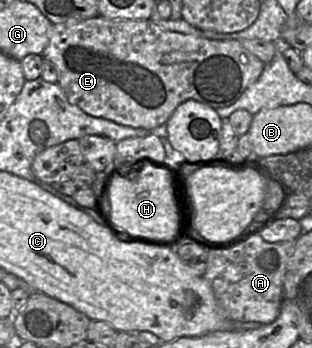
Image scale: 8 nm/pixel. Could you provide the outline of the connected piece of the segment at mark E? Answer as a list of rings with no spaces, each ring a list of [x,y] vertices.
[[[97,16],[86,20],[68,21],[51,25],[48,29],[48,37],[48,45],[41,55],[44,61],[50,61],[54,64],[58,74],[57,84],[61,87],[69,103],[76,105],[93,117],[104,118],[120,125],[148,130],[165,124],[175,109],[189,99],[199,101],[215,109],[233,104],[260,77],[265,67],[265,64],[249,52],[239,40],[212,40],[205,37],[168,31],[159,27],[151,19],[109,19]]]

